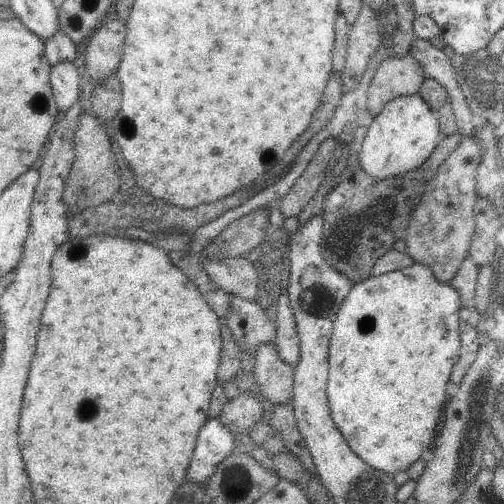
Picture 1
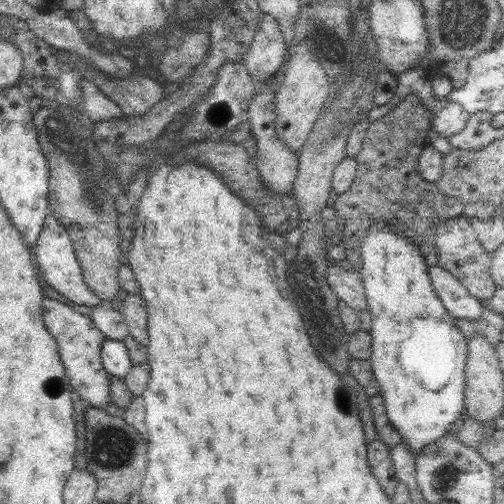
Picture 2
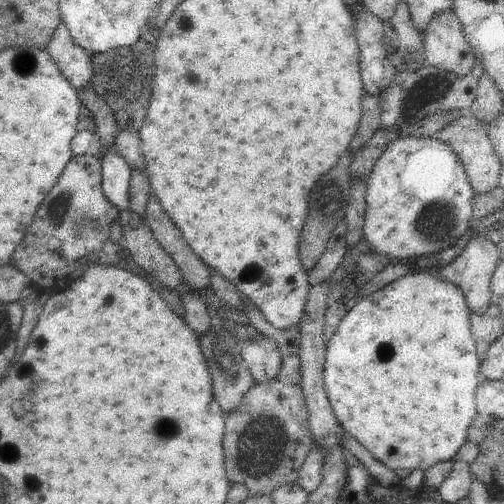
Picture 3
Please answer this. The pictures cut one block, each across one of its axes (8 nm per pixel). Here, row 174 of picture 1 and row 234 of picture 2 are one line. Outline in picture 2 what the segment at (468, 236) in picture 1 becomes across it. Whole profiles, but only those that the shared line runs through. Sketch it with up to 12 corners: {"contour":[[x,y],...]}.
{"contour":[[455,216],[435,232],[437,266],[475,300],[493,298],[491,254],[469,218]]}

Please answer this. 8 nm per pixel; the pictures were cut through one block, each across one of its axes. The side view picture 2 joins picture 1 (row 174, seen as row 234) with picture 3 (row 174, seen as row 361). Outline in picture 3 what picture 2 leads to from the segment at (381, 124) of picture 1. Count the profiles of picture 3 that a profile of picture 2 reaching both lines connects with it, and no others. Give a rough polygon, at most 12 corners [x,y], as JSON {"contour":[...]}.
{"contour":[[387,144],[363,238],[395,262],[459,246],[475,196],[449,144]]}

